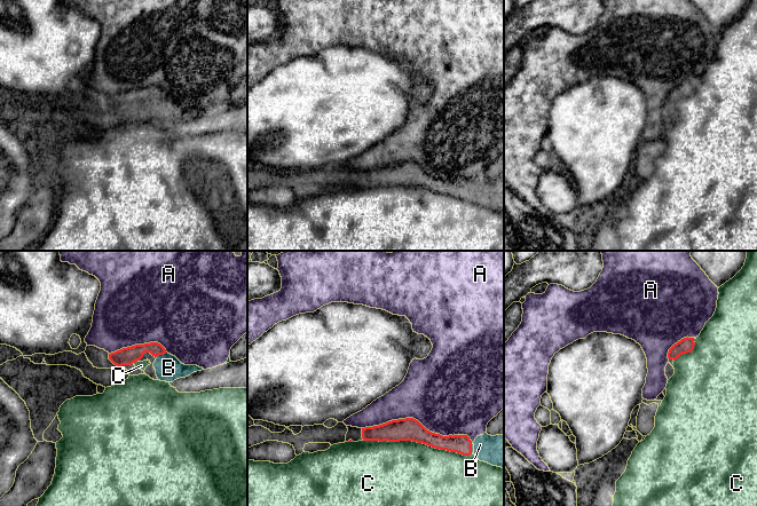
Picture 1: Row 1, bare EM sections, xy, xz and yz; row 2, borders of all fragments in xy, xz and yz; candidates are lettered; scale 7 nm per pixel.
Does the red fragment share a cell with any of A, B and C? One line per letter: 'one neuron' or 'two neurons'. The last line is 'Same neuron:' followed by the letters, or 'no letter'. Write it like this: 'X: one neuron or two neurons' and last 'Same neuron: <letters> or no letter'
A: two neurons
B: one neuron
C: two neurons
Same neuron: B

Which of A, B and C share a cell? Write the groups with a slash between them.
A / B / C

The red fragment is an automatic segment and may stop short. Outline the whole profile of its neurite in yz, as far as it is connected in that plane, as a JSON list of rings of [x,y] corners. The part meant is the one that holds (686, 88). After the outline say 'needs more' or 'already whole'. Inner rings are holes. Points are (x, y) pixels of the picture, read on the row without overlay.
[[[684,81],[677,87],[675,87],[668,96],[669,103],[677,103],[680,98],[691,96],[694,93],[695,86],[694,81]]] | already whole

